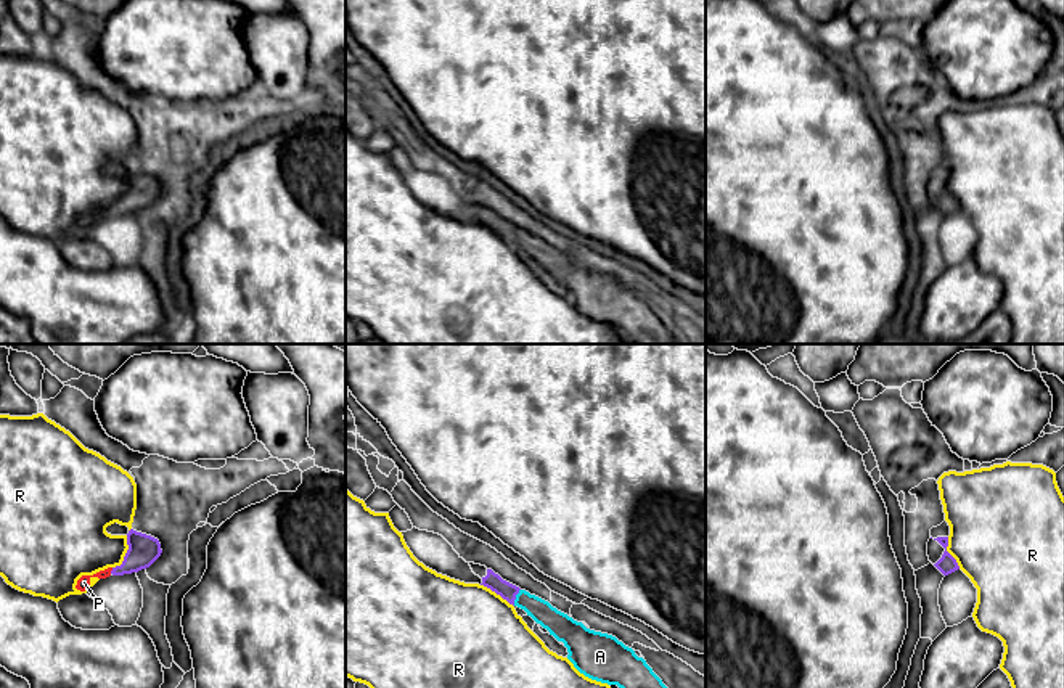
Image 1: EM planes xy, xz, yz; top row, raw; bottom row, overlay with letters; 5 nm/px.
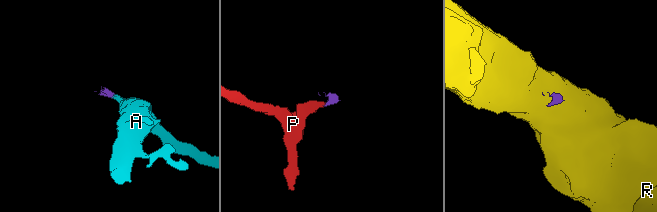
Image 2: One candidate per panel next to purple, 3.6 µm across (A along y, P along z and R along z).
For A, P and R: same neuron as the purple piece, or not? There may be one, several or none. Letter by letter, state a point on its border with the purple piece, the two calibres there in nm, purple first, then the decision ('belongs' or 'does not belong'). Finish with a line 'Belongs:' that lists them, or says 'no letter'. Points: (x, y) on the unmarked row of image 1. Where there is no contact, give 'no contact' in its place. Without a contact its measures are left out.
A: xz (515, 237) | 90/120 nm | belongs
P: xy (111, 211) | 160/60 nm | belongs
R: xy (126, 193) | 160/320 nm | does not belong
Belongs: A, P

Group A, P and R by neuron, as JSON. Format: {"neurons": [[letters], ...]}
{"neurons": [["A", "P"], ["R"]]}

